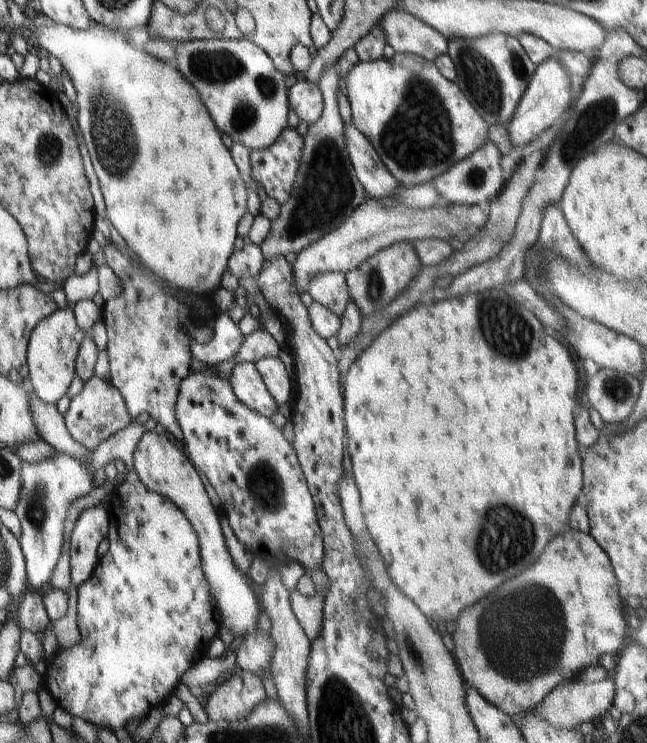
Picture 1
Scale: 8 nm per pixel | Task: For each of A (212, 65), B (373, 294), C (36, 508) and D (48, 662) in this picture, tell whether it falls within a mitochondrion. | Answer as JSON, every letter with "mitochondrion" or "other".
{"A":"mitochondrion","B":"mitochondrion","C":"mitochondrion","D":"other"}

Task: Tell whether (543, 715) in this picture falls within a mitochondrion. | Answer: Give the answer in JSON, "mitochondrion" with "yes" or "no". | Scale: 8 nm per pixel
{"mitochondrion":"no"}

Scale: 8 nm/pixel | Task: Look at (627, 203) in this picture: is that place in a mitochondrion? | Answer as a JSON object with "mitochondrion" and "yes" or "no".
{"mitochondrion":"no"}

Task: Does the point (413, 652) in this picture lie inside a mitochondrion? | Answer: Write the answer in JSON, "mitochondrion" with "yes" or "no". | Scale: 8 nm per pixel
{"mitochondrion":"yes"}

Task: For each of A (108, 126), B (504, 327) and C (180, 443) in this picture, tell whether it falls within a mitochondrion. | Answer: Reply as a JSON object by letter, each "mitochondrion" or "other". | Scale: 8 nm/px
{"A":"mitochondrion","B":"mitochondrion","C":"other"}

